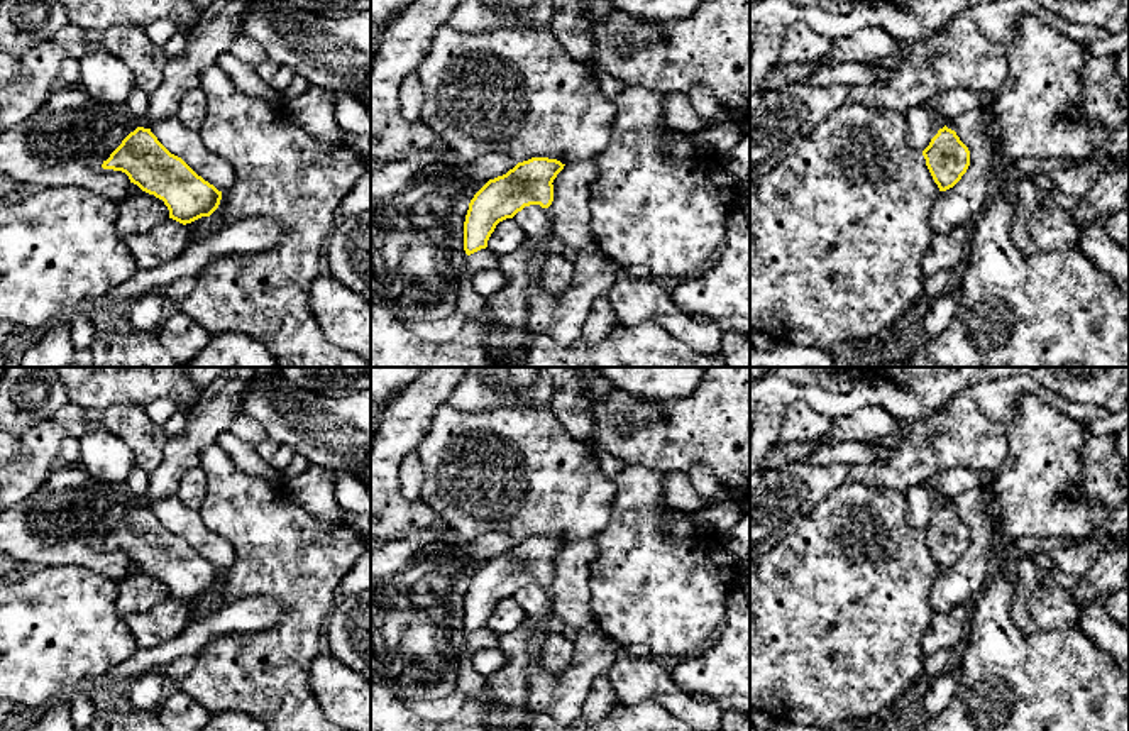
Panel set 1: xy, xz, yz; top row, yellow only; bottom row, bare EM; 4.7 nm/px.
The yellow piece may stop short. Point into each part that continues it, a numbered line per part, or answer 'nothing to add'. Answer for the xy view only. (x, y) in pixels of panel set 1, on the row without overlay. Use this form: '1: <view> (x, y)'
nothing to add

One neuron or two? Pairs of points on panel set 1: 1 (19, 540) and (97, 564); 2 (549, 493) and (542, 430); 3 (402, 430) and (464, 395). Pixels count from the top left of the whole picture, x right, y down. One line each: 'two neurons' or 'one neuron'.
1: one neuron
2: one neuron
3: two neurons

